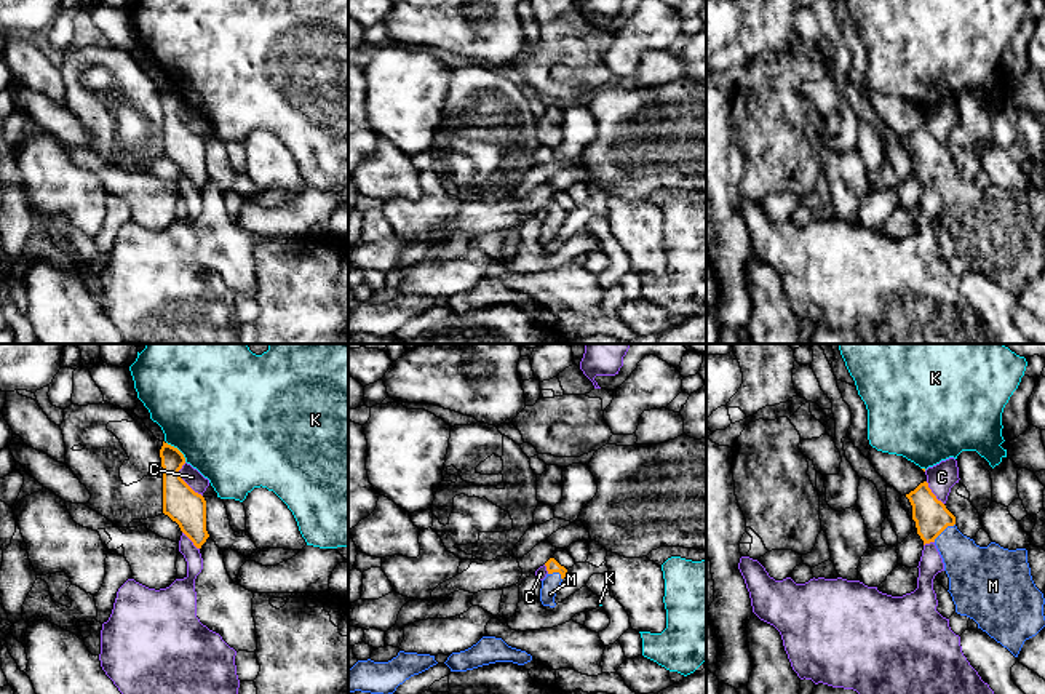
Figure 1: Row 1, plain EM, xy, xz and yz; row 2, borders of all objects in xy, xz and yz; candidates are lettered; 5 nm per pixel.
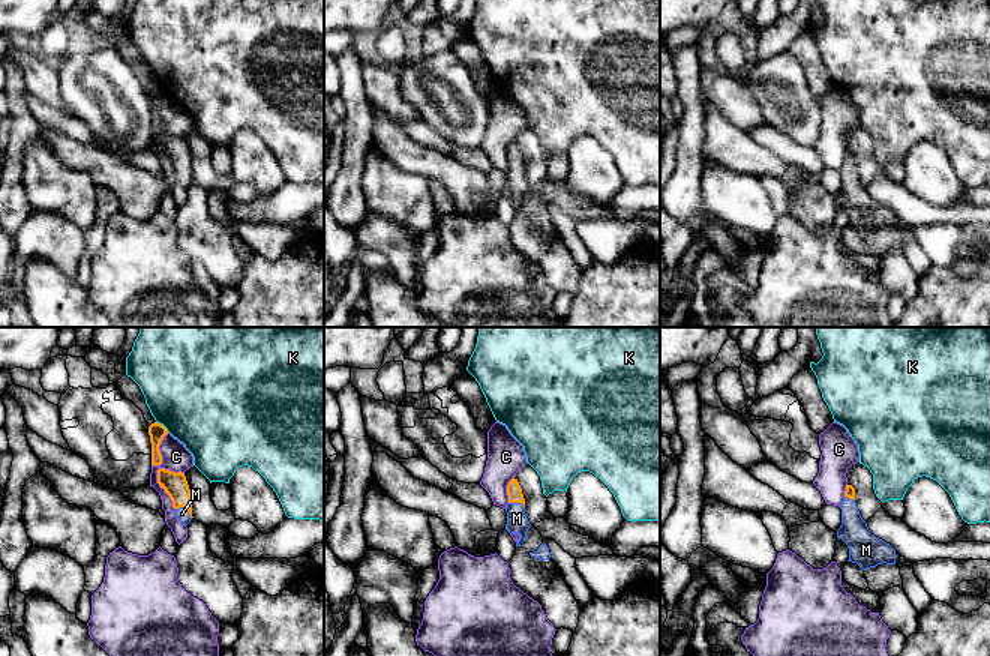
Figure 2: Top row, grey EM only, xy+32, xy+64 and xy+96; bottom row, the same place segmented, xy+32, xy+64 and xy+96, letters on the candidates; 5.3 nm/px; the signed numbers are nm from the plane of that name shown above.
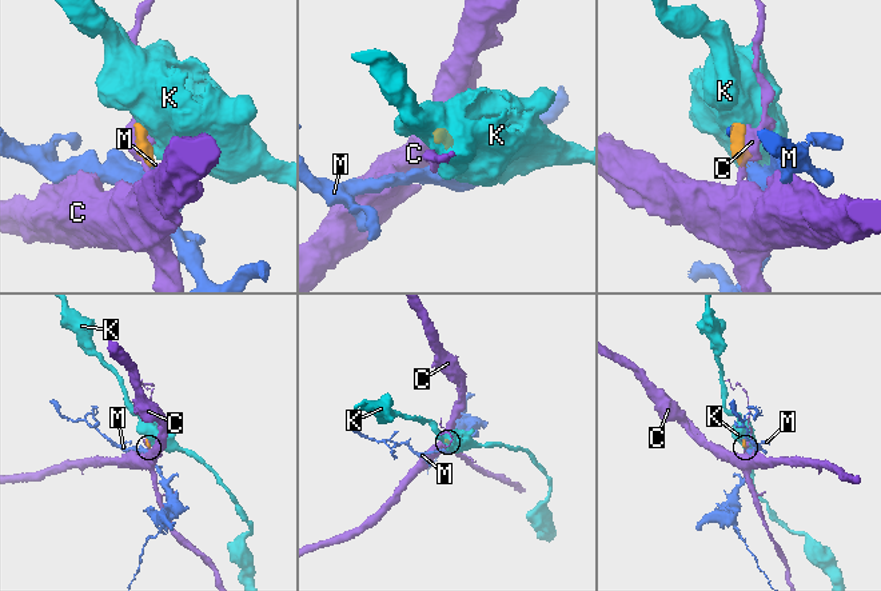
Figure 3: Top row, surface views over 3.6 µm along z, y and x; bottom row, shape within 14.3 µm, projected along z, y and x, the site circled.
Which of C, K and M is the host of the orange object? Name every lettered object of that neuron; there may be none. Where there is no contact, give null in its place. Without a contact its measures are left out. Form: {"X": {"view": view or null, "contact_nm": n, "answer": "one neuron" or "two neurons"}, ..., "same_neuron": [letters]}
{"C": {"view": "xy", "contact_nm": 200, "answer": "two neurons"}, "K": {"view": "xy", "contact_nm": 140, "answer": "two neurons"}, "M": {"view": "yz", "contact_nm": 140, "answer": "one neuron"}, "same_neuron": ["M"]}

